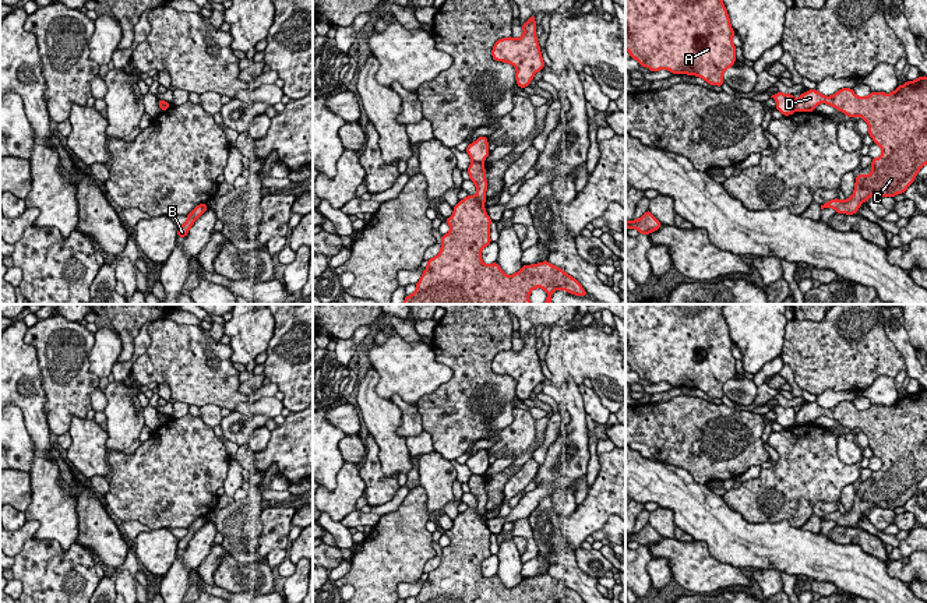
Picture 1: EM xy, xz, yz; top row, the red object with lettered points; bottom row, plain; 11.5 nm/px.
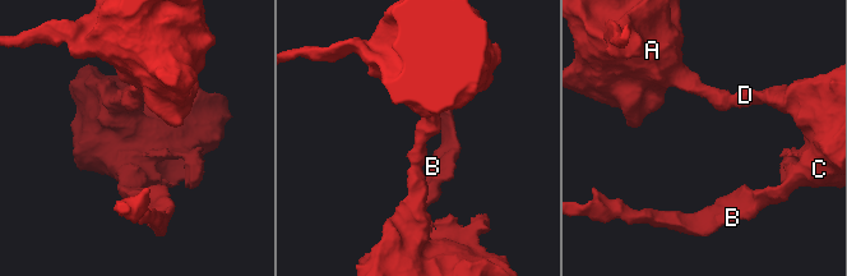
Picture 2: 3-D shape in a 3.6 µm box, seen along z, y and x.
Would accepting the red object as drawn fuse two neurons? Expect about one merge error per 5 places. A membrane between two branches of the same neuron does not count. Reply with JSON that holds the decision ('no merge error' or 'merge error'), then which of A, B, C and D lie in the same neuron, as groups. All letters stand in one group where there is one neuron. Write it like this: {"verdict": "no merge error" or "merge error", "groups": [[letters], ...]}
{"verdict": "merge error", "groups": [["A"], ["B", "C", "D"]]}

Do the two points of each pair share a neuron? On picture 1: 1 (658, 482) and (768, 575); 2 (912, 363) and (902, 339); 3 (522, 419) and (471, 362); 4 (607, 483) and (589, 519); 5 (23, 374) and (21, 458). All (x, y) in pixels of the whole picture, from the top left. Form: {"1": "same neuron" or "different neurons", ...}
{"1": "different neurons", "2": "same neuron", "3": "different neurons", "4": "same neuron", "5": "different neurons"}

